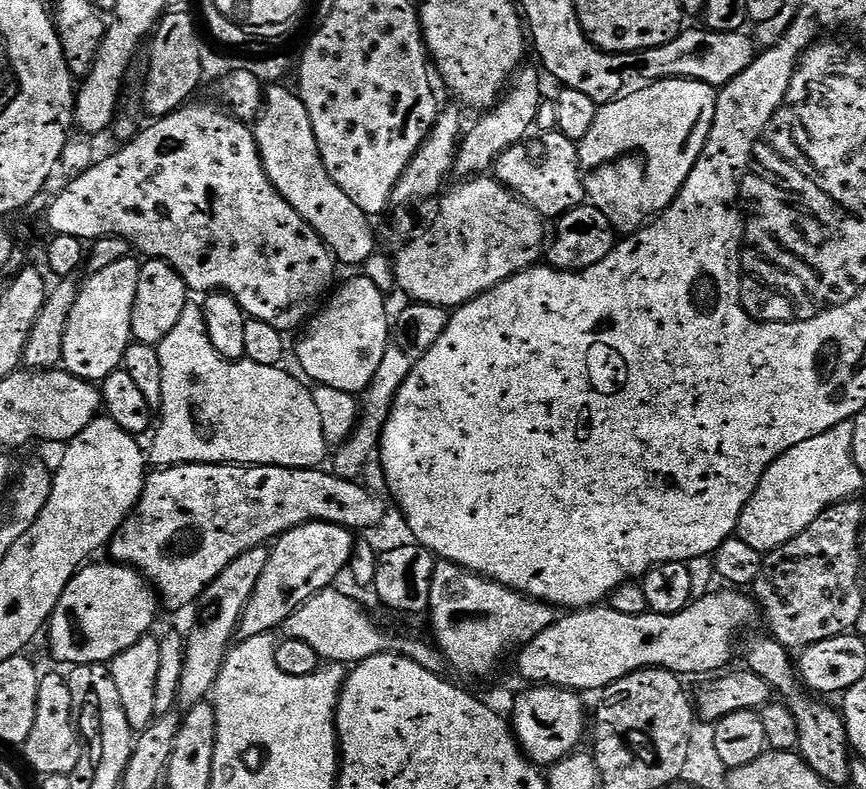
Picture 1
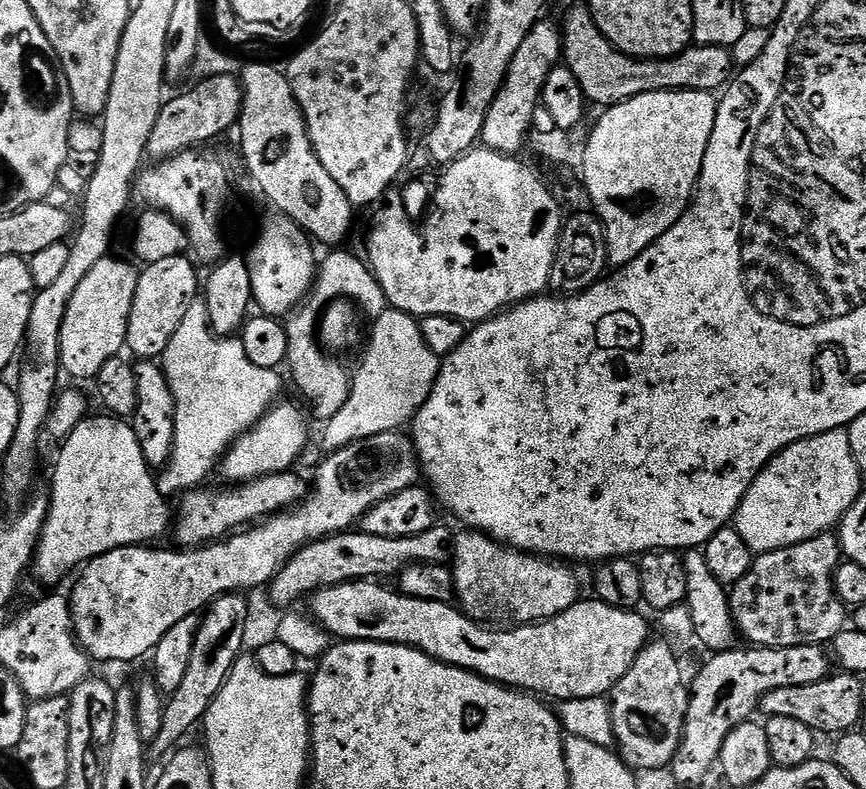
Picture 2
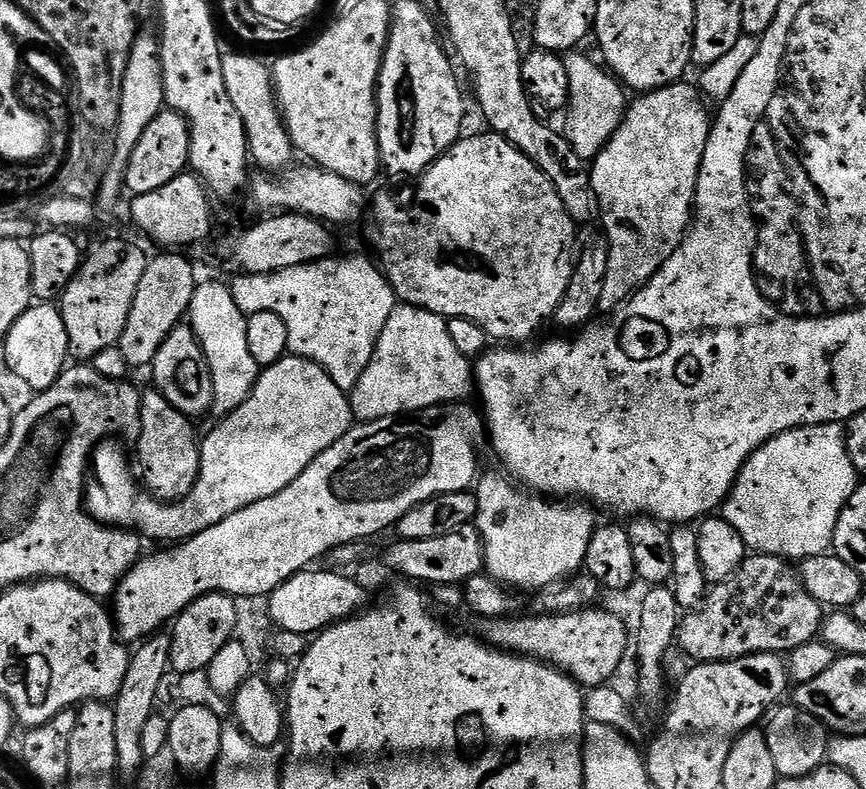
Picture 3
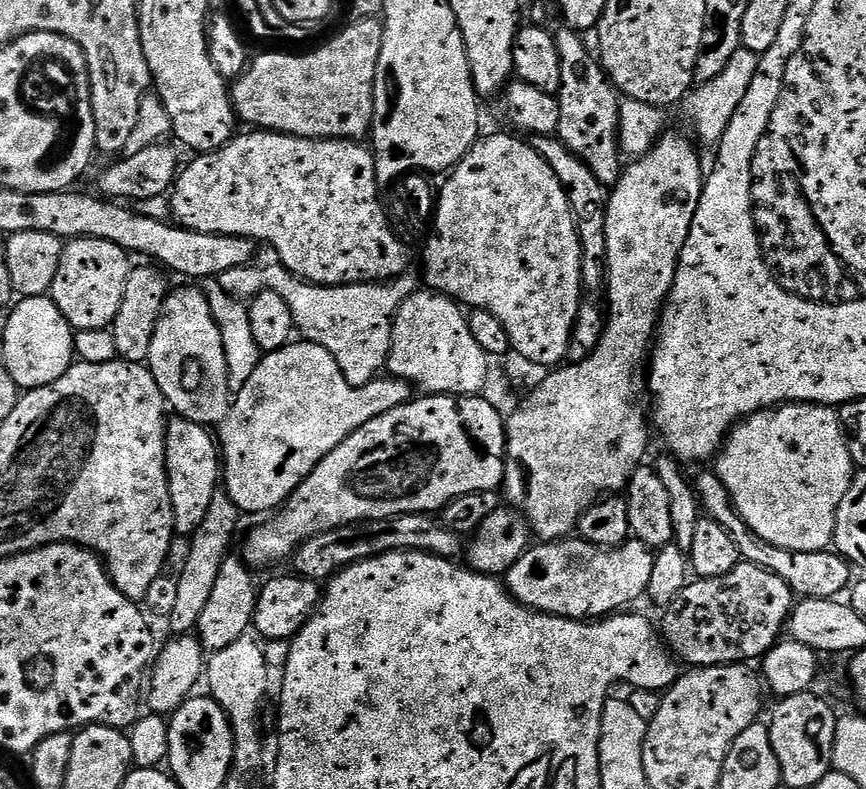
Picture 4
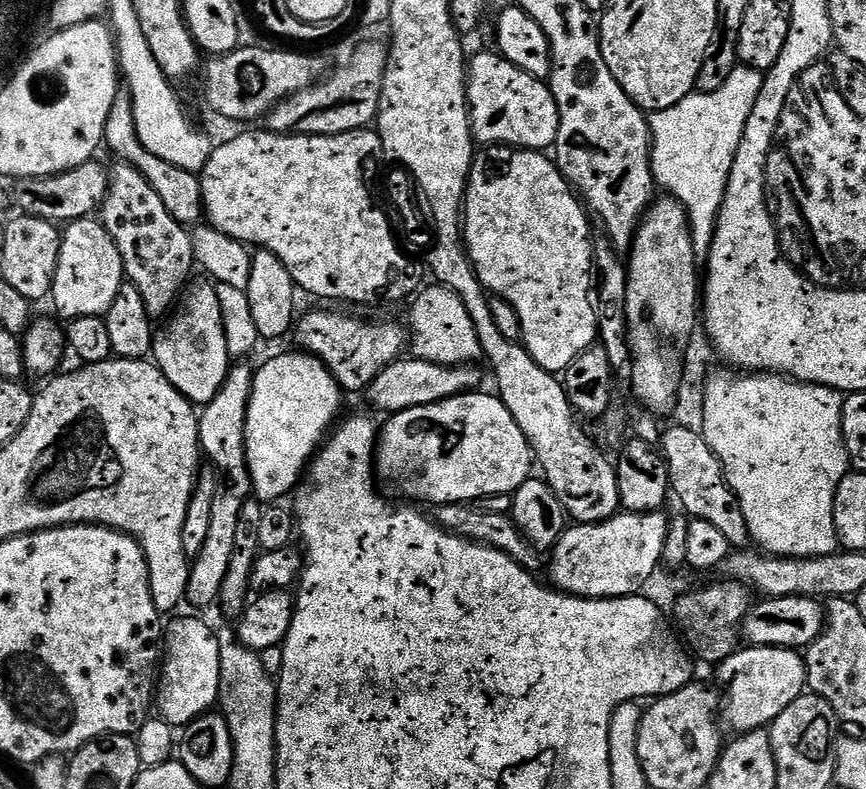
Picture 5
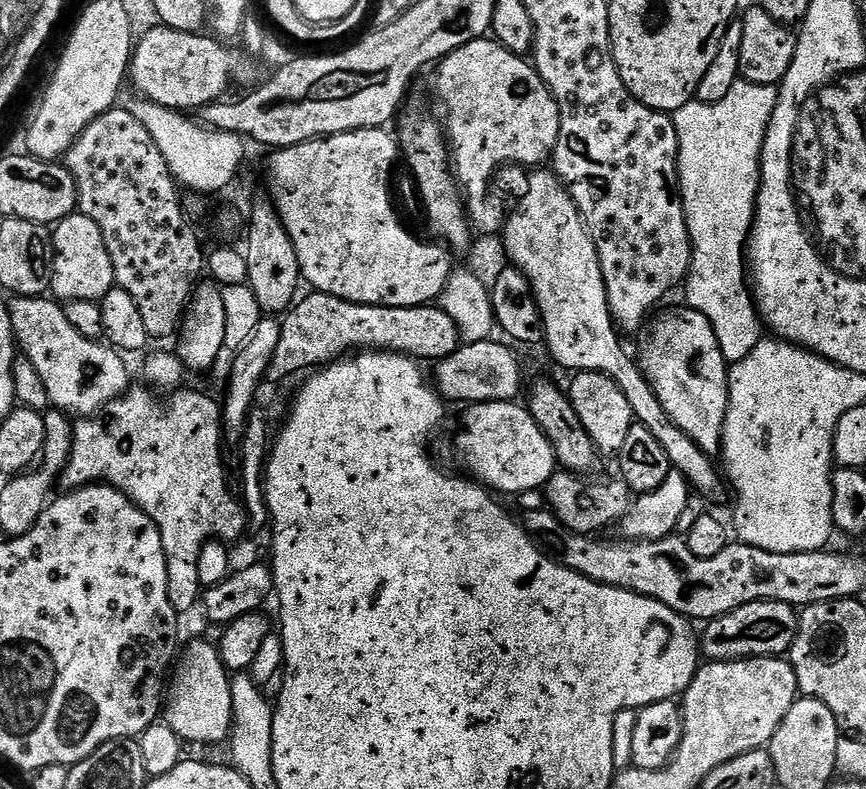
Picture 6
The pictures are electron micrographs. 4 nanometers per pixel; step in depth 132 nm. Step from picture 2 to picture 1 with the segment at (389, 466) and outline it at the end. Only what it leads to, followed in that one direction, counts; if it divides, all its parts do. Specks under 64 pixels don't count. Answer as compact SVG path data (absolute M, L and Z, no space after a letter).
M89 563L68 583L46 625L48 648L60 664L104 666L122 650L149 635L156 624L158 598L143 576L123 564Z

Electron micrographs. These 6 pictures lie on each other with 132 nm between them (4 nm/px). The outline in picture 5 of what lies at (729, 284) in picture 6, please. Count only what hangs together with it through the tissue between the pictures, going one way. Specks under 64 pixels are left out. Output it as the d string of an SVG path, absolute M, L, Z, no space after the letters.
M738 66L719 90L693 91L692 95L682 98L682 102L670 106L670 110L658 110L648 116L648 130L652 133L652 178L661 189L668 191L665 193L671 199L677 200L686 210L697 257L707 257L712 245L712 235L726 194L730 170L734 166L734 158L746 130L750 110L754 110L754 102L758 102L758 94L762 94L764 77L763 72Z

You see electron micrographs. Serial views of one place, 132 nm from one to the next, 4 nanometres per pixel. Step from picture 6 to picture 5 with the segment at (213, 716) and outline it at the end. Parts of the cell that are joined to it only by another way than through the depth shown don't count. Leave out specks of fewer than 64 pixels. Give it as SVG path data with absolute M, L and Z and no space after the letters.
M180 616L167 621L162 632L166 651L162 656L162 671L158 676L158 691L154 697L159 719L180 730L209 711L220 699L220 645L212 628L196 616Z

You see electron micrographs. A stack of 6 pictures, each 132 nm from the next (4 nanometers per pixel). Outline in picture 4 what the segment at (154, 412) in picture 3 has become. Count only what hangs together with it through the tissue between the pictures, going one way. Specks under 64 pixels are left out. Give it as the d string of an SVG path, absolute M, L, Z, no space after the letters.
M180 417L171 419L168 423L167 442L166 442L166 466L167 478L170 482L170 498L171 506L174 510L174 526L176 536L182 538L190 538L194 532L202 524L206 513L210 510L210 503L213 496L220 486L222 476L222 462L219 458L219 447L217 446L215 437L210 436L211 432L205 425L198 423L190 423Z

